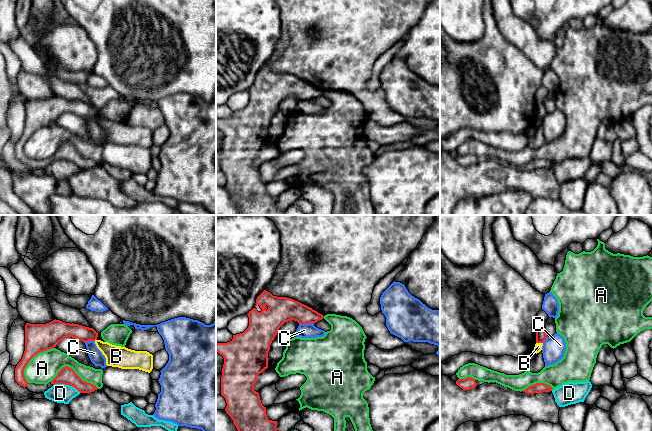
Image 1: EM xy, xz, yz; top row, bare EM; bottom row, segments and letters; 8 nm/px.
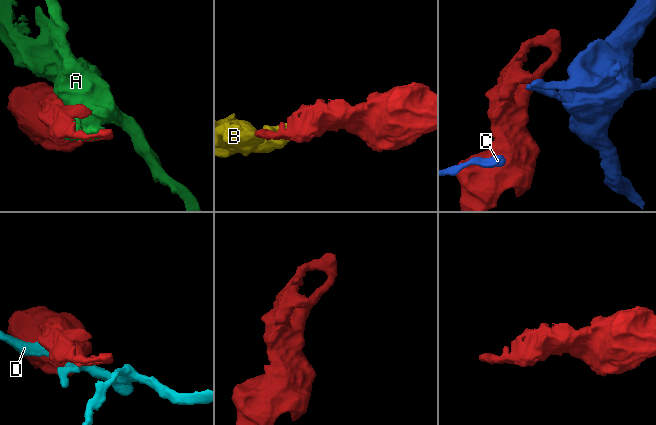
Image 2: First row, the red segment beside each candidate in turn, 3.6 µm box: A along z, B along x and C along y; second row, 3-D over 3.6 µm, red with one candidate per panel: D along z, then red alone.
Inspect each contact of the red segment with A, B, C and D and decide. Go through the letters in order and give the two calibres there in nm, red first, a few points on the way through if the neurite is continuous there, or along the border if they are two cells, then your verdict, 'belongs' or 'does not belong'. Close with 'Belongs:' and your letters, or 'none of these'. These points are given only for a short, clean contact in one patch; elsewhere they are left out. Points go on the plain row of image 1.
A: 140 nm thick on the red side, 240 nm on the other; does not belong
B: 90 nm thick on the red side, 60 nm on the other; does not belong
C: 200 nm thick on the red side, 110 nm on the other; border along xz (313, 98), (299, 100); does not belong
D: 140 nm thick on the red side, 160 nm on the other; does not belong
Belongs: none of these

